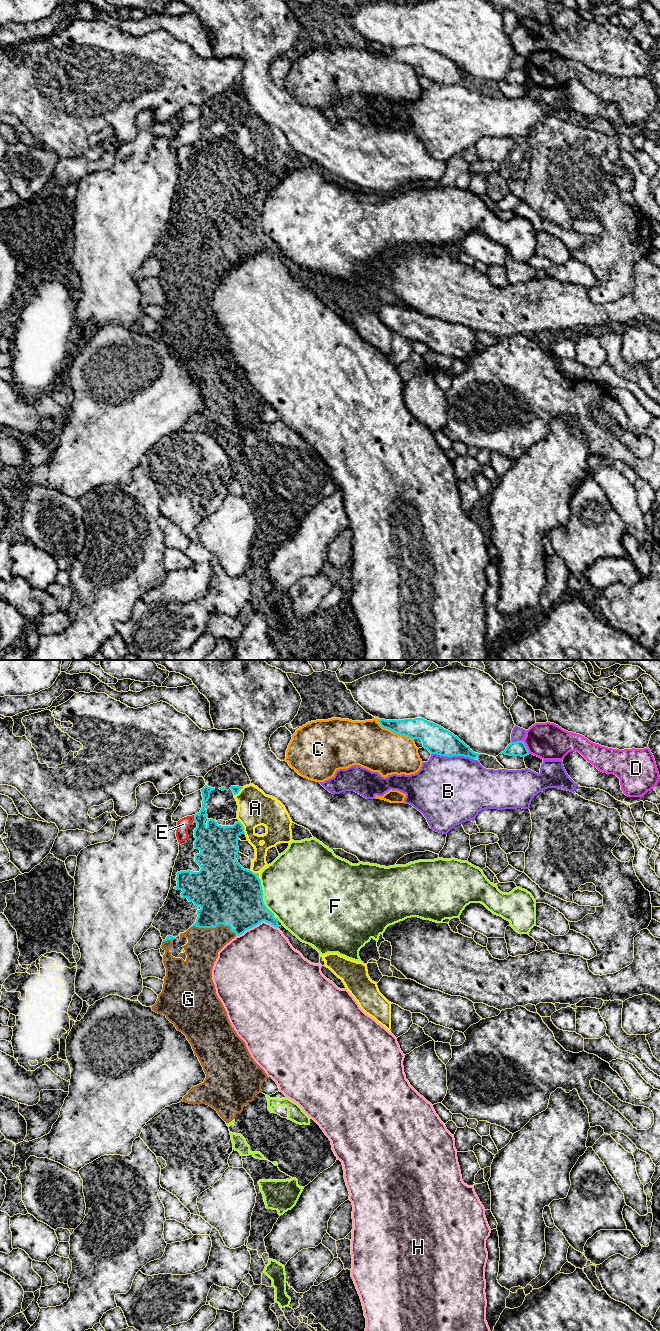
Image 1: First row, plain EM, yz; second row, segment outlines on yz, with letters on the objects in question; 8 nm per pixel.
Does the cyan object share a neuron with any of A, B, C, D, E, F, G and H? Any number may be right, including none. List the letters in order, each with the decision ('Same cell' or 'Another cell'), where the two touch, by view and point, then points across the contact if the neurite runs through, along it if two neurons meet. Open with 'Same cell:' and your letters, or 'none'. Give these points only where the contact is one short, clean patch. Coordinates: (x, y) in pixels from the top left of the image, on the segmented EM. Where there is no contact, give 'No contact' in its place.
Same cell: G
A: Another cell. Touches cyan at yz (243, 827)
B: Another cell. Touches cyan at yz (453, 755)
C: Another cell. Touches cyan at yz (395, 732)
D: Another cell. Touches cyan at yz (526, 747)
E: Another cell. Touches cyan at yz (194, 818)
F: Another cell. Touches cyan at yz (262, 897)
G: Same cell. Touches cyan at yz (214, 927)
H: Another cell. Touches cyan at yz (257, 924)

